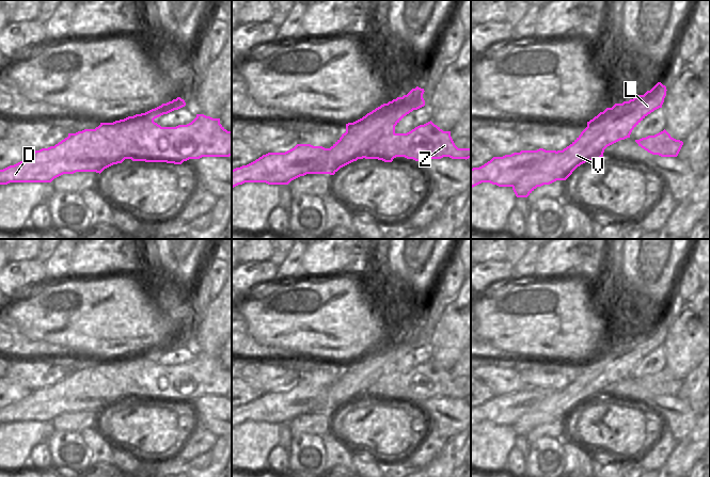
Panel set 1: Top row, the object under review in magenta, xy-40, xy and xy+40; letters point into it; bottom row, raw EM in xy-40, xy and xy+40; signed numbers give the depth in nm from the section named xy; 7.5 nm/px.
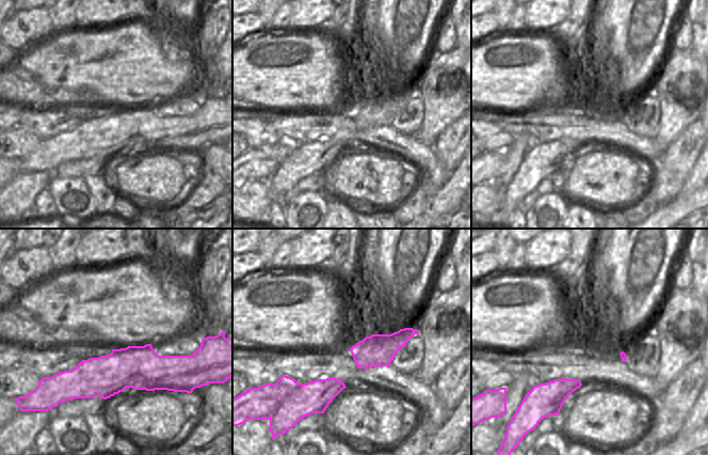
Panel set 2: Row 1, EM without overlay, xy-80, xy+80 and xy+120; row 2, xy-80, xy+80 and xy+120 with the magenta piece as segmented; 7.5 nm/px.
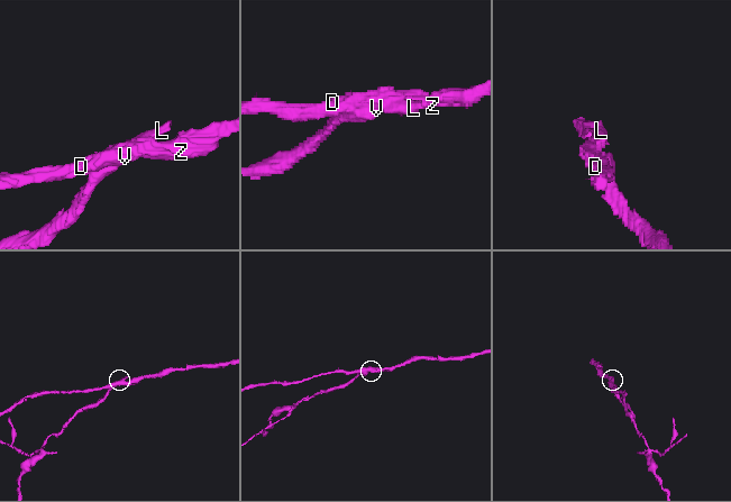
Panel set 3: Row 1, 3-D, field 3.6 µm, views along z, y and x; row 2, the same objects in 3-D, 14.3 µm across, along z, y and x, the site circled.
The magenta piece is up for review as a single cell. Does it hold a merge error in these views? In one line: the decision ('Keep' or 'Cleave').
Cleave

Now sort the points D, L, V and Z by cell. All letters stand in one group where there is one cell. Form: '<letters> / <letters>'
D Z / L V

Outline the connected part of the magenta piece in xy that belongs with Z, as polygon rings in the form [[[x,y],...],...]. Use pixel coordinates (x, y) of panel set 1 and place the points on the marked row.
[[[430,121],[407,133],[383,136],[364,155],[365,159],[384,162],[392,162],[396,157],[415,161],[443,157],[467,160],[471,158],[471,148],[458,148],[451,137],[451,131],[443,131]]]

